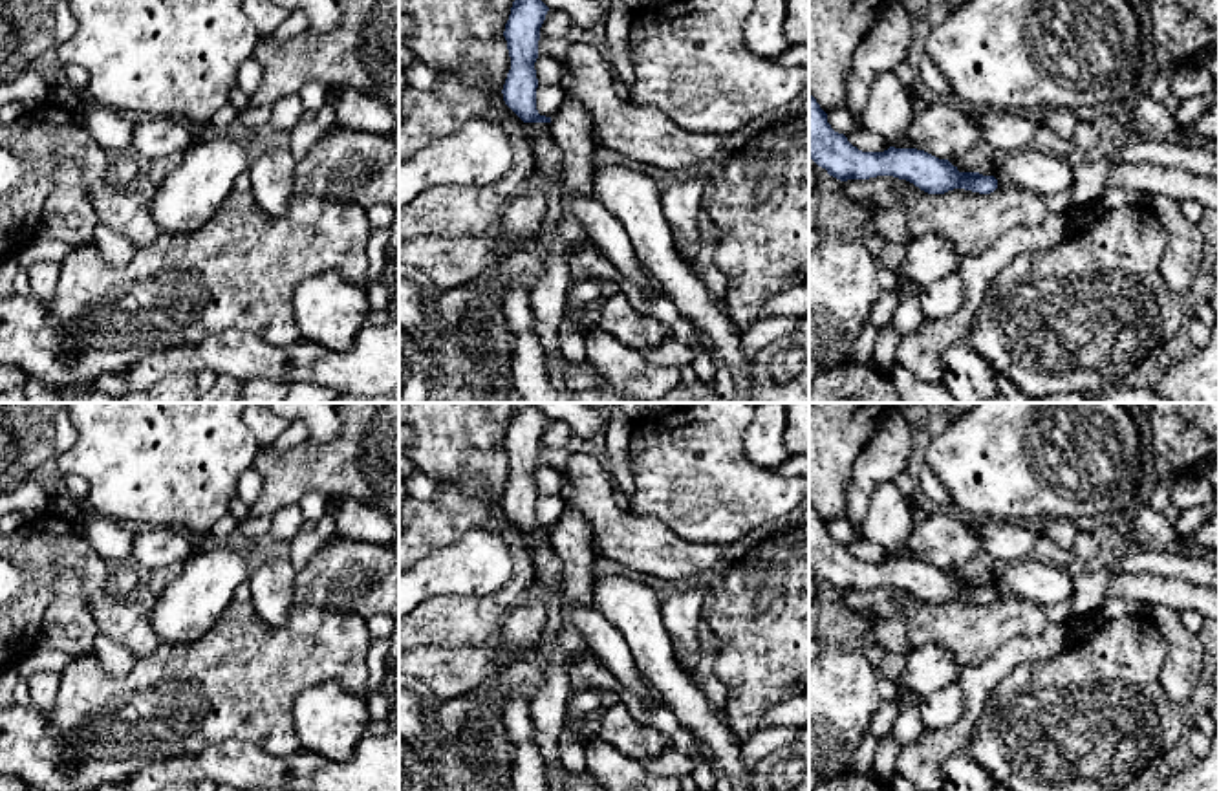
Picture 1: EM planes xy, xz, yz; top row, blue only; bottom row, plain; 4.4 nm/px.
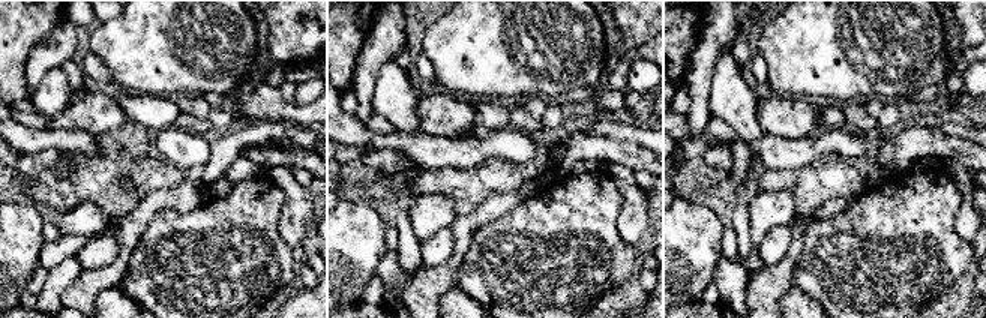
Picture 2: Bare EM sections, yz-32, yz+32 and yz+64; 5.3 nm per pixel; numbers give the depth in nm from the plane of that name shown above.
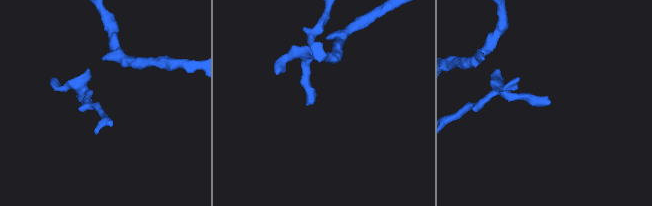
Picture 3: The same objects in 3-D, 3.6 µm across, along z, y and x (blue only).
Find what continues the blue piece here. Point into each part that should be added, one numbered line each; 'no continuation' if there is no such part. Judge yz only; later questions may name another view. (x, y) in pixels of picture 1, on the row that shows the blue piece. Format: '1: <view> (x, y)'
1: yz (1046, 174)

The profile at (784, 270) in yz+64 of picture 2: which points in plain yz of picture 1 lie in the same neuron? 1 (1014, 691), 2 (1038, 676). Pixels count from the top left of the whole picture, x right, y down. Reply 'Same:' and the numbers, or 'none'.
Same: none

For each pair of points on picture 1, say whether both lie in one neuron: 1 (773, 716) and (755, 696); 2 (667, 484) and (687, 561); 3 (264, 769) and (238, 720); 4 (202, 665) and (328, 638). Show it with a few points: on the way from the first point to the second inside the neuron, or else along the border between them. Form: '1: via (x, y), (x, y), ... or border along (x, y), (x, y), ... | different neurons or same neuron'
1: border along (789, 698), (773, 705), (756, 727) | different neurons
2: border along (645, 515), (661, 520), (685, 541), (723, 546) | different neurons
3: border along (207, 744), (244, 740), (275, 755), (293, 753) | different neurons
4: via (233, 658), (297, 656) | same neuron

